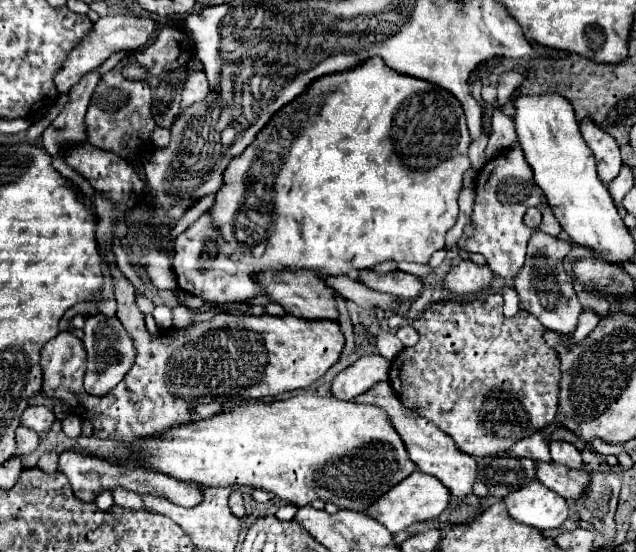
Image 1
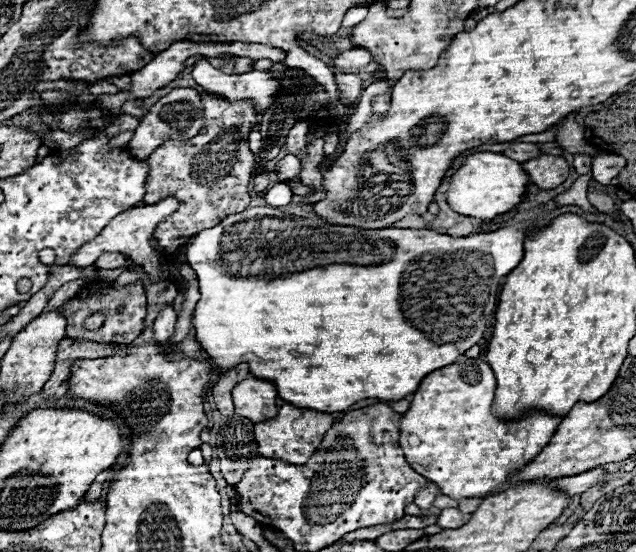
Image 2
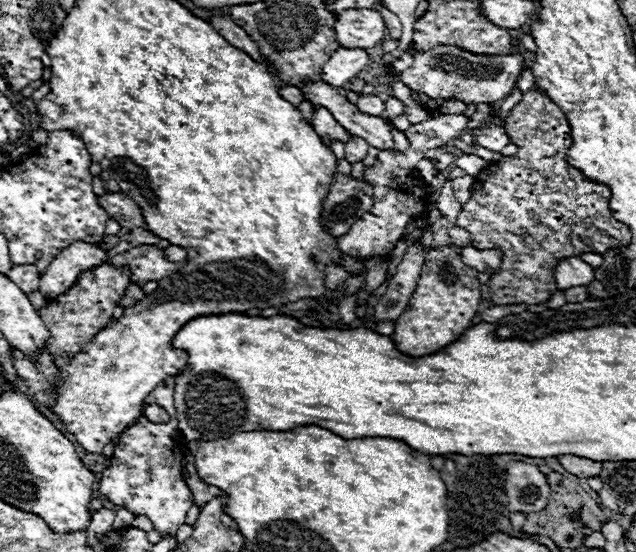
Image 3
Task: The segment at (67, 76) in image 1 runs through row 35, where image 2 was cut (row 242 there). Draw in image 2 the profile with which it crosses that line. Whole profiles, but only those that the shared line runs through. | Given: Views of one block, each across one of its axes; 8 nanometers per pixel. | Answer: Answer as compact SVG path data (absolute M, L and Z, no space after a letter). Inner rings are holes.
M164 198L152 206L138 206L138 208L132 208L124 214L118 214L116 218L112 218L112 222L94 238L94 242L86 242L70 260L72 266L78 266L78 268L86 268L90 264L96 262L96 258L102 254L102 252L122 252L126 256L130 256L134 262L140 262L140 266L152 274L152 278L170 278L170 274L166 270L160 268L160 254L154 250L152 246L152 234L156 230L156 226L160 222L164 222L166 218L170 218L176 210L180 208L180 202L178 198Z

